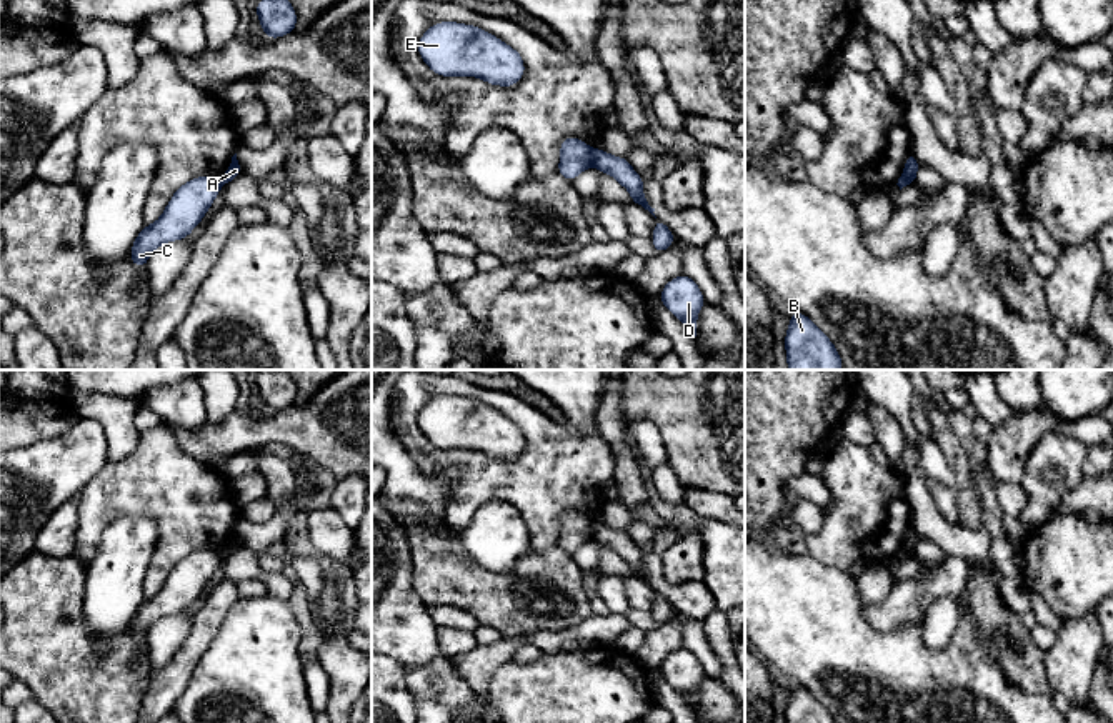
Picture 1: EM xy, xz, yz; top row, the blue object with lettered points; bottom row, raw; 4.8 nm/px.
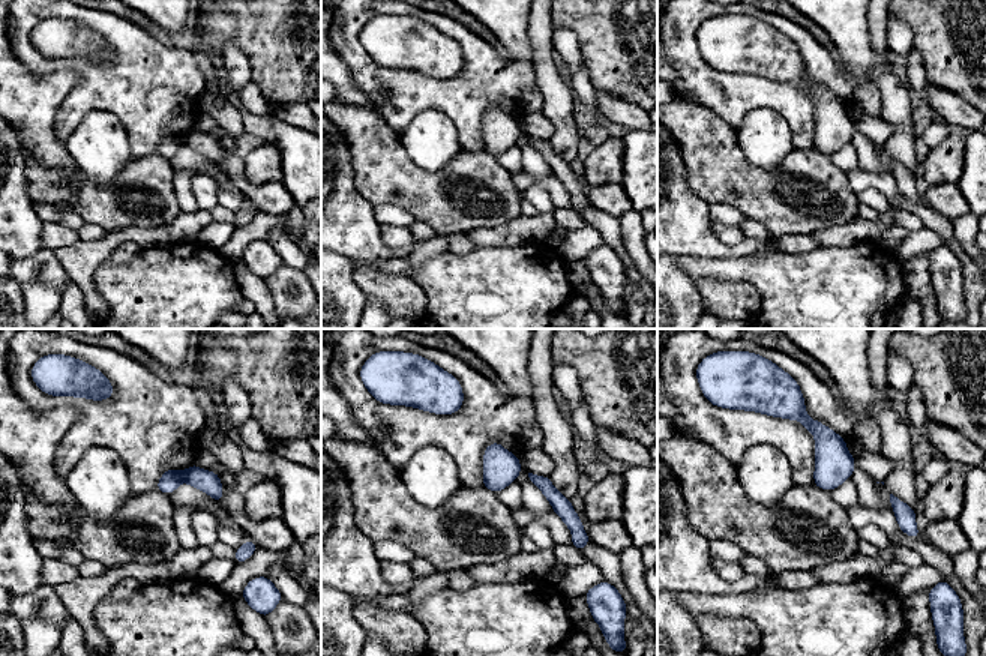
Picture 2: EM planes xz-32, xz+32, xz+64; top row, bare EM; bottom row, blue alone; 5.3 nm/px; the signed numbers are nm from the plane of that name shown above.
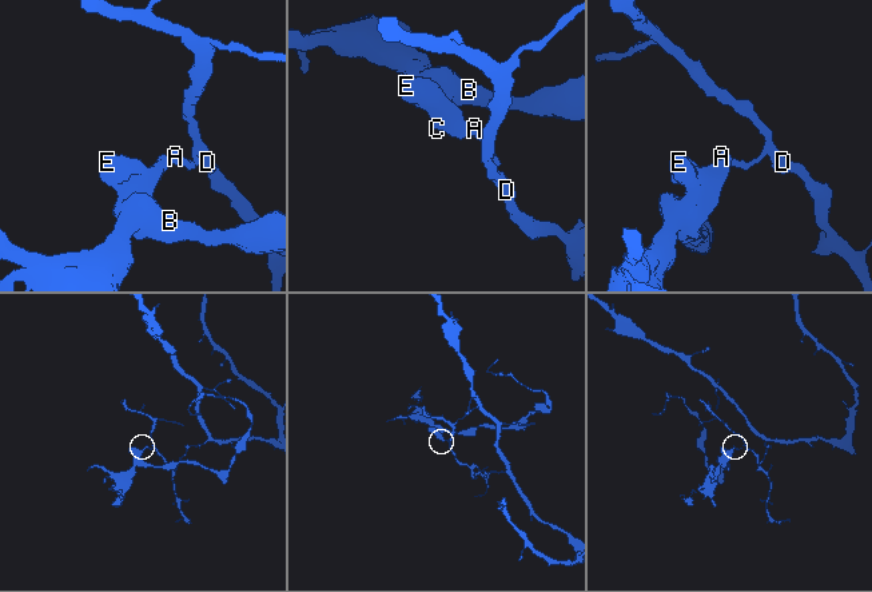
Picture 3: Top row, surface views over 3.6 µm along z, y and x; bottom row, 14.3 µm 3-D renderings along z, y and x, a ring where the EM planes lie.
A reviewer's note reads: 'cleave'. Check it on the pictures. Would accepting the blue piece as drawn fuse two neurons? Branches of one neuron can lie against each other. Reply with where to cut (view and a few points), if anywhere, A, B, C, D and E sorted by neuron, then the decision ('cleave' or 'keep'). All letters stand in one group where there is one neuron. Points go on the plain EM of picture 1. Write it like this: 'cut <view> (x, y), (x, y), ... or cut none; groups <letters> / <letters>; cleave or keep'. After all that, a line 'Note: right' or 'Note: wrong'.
cut xz (593, 523), (590, 538); groups A D / B C E; cleave
Note: right

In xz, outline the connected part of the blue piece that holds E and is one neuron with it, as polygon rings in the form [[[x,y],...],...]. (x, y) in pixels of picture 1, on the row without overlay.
[[[457,395],[432,398],[418,415],[418,426],[442,450],[477,450],[512,460],[525,446],[517,423],[478,400]]]

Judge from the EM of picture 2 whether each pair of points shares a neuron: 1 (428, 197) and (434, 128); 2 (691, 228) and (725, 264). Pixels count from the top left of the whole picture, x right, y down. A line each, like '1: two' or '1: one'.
1: two
2: two

